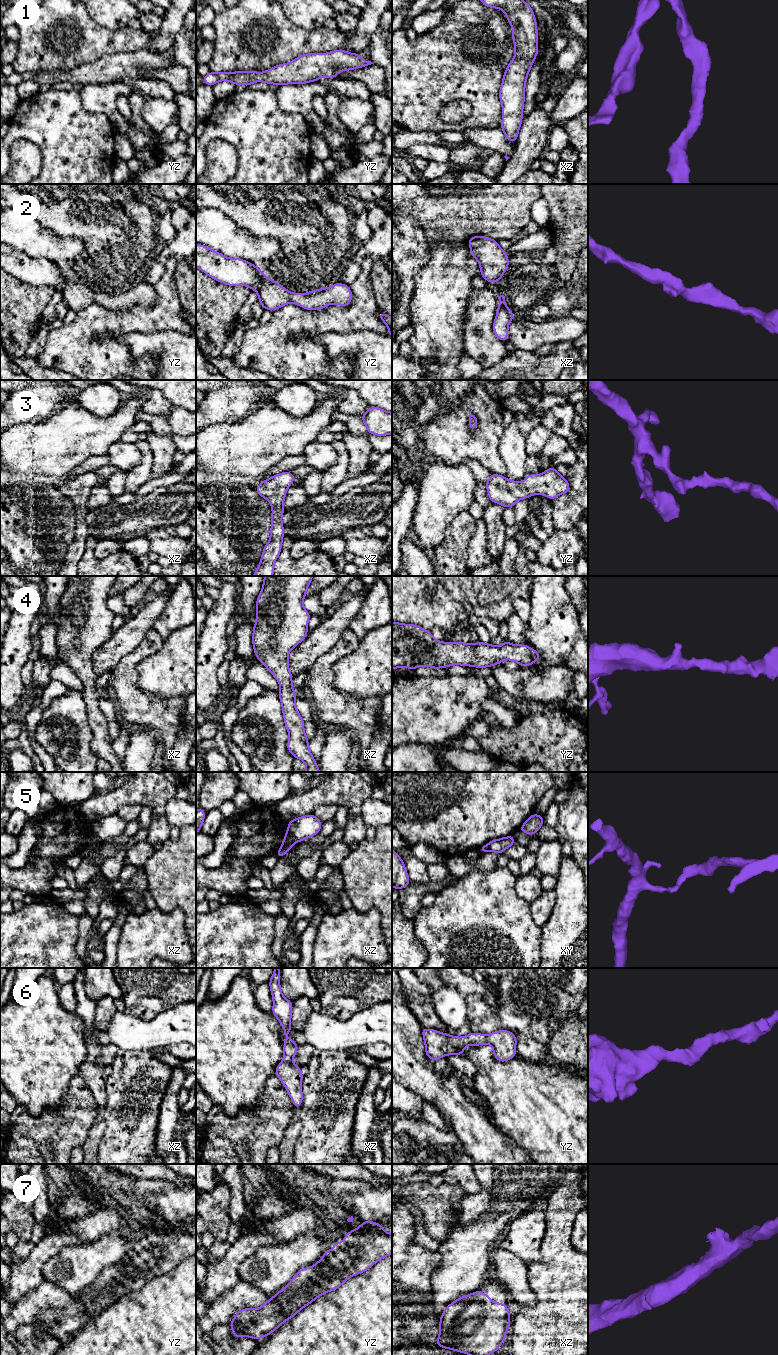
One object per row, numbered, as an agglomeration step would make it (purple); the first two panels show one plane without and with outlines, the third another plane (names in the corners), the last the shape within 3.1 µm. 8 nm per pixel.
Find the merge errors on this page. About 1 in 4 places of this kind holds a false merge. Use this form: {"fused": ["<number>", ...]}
{"fused": ["5"]}

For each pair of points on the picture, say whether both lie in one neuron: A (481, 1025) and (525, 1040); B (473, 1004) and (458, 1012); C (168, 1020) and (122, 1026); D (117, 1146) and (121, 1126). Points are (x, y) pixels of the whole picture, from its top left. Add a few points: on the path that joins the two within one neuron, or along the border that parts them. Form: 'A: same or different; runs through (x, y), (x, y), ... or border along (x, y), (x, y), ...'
A: same; runs through (493, 1023), (512, 1023), (517, 1028)
B: different; border along (464, 997), (467, 1018)
C: same; runs through (157, 1027), (133, 1027)
D: same; runs through (121, 1141), (121, 1131)

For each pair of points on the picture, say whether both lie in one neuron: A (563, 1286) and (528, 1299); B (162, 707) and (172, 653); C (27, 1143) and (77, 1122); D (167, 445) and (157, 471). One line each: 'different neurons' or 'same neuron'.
A: different neurons
B: different neurons
C: same neuron
D: same neuron

